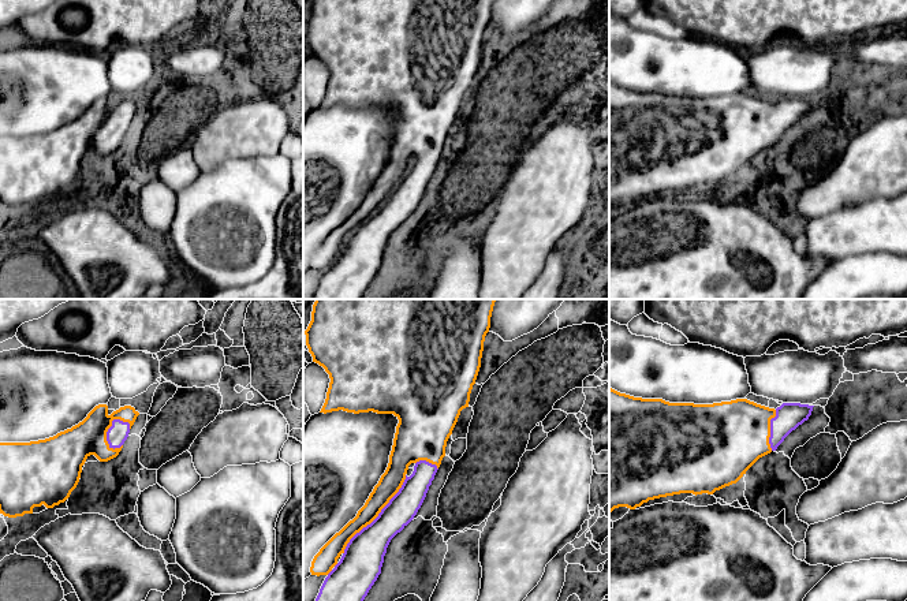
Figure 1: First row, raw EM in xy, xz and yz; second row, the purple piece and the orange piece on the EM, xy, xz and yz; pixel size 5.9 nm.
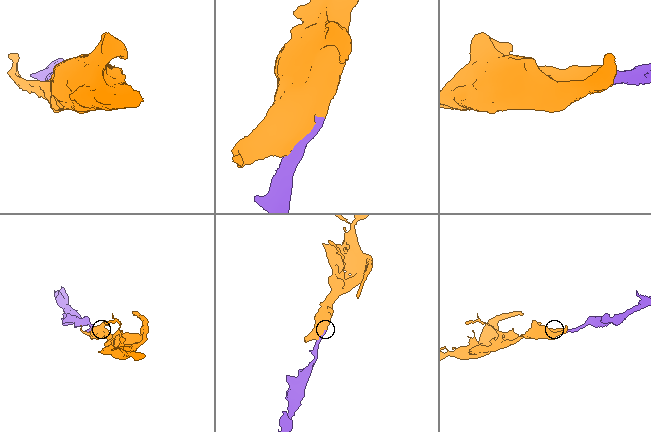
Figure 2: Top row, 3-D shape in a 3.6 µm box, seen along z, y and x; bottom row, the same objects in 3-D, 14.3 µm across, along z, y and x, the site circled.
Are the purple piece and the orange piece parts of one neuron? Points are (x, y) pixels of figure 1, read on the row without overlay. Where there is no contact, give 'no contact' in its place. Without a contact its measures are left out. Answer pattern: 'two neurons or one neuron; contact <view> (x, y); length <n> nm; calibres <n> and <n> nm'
one neuron; contact xz (377, 211); length 600 nm; calibres 240 and 140 nm

